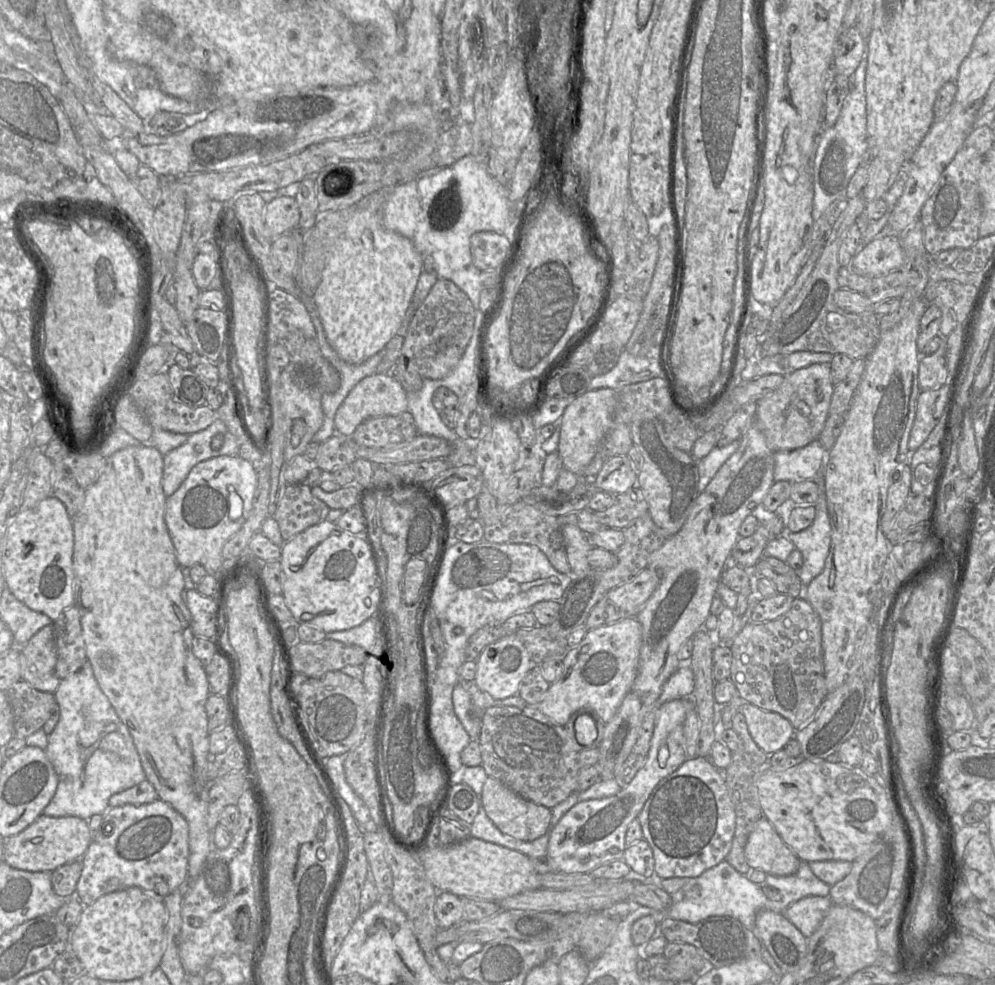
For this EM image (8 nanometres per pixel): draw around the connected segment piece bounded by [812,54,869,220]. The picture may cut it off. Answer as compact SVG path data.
M867 54L862 58L852 78L852 90L847 96L838 120L834 126L828 128L815 153L812 180L814 198L812 216L818 220L836 201L846 198L848 184L855 174L860 163L868 153L869 141L867 137L867 113L865 78L867 70Z

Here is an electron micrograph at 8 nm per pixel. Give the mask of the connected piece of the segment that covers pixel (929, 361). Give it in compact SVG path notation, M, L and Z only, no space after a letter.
M942 337L938 350L932 355L921 355L918 382L921 391L939 389L947 382L946 337Z

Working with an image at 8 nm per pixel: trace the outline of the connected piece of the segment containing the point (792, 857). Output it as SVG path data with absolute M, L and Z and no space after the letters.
M765 817L750 833L744 854L752 869L775 876L795 874L802 862Z

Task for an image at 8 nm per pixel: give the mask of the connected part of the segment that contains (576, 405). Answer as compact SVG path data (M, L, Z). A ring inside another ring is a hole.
M601 388L589 390L574 399L564 410L560 418L560 438L557 452L562 459L565 469L577 476L581 476L613 425L617 401L618 393L614 389Z

